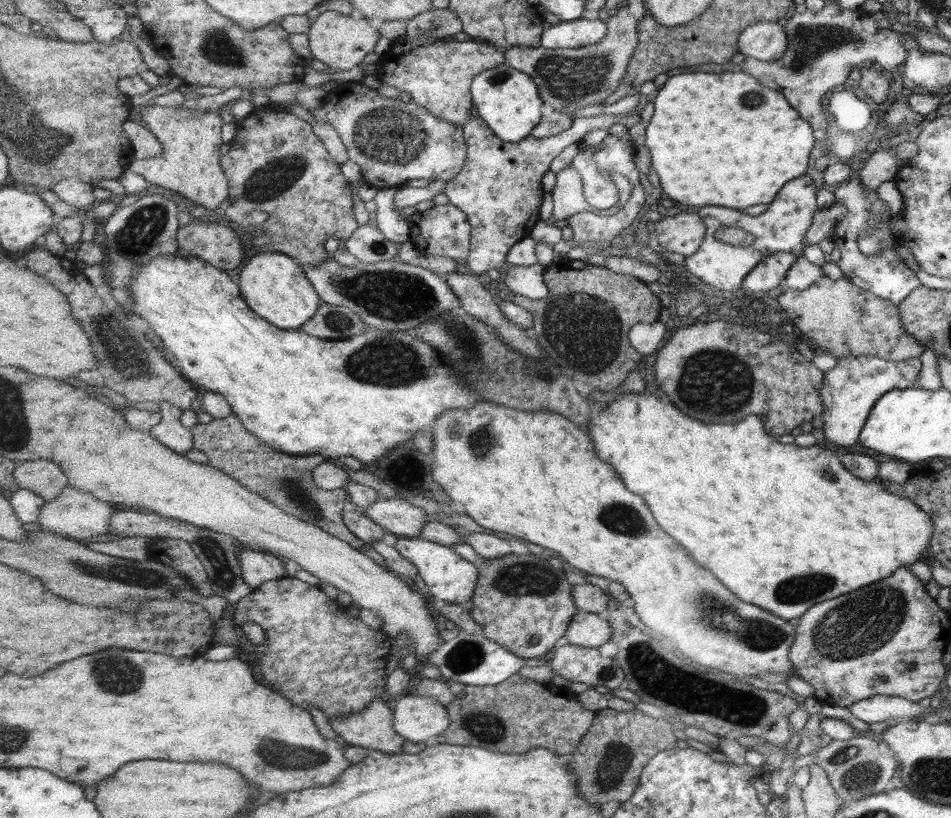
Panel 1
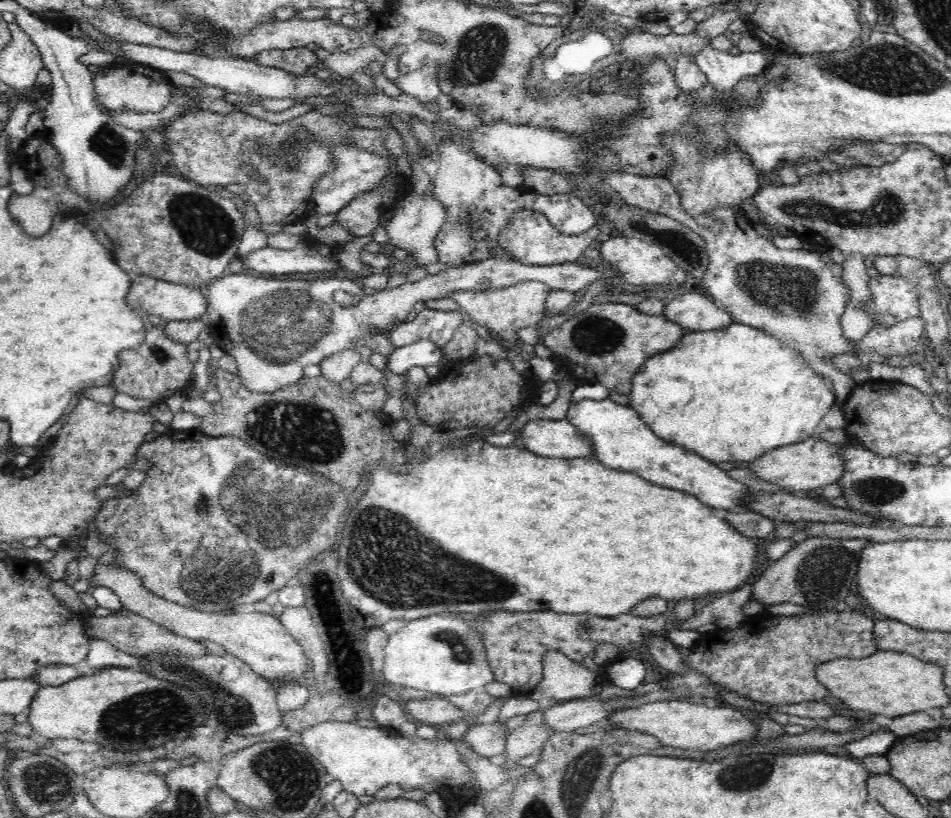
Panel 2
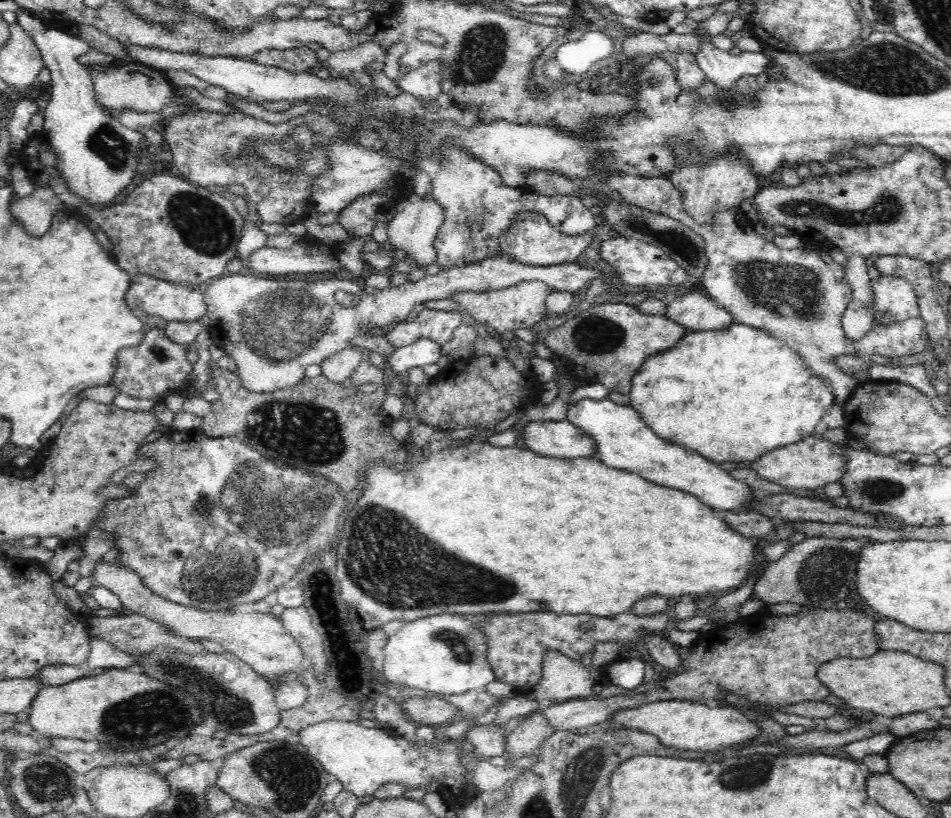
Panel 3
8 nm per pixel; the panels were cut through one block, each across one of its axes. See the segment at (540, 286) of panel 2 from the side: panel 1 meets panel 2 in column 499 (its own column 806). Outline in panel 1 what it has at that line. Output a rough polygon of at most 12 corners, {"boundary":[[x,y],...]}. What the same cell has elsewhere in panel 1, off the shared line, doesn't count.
{"boundary":[[821,275],[776,302],[836,359],[918,358],[892,302]]}

